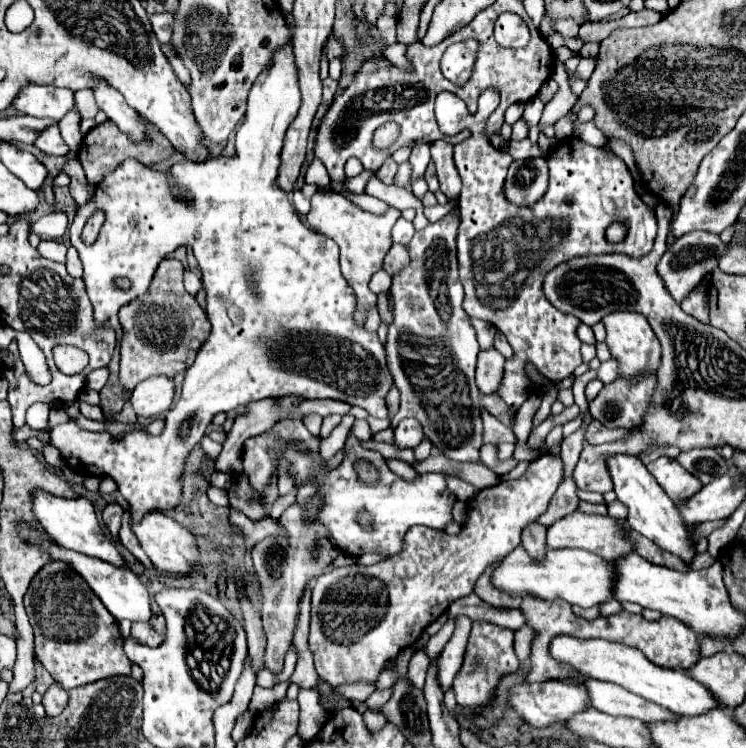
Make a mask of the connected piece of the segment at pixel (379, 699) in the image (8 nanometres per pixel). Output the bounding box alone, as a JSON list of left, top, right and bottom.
[366,689,392,709]

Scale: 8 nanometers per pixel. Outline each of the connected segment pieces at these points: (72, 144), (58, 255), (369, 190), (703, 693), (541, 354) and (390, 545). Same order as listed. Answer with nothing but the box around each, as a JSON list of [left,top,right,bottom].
[[58,110,82,152],[37,240,67,262],[366,178,422,210],[550,634,718,716],[454,112,656,412],[242,418,456,556]]

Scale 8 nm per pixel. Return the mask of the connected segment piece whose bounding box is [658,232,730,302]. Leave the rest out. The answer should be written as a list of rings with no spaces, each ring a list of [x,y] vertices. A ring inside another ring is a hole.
[[[688,232],[686,236],[680,236],[670,250],[664,252],[662,260],[658,262],[658,274],[666,280],[668,292],[674,296],[674,300],[682,302],[692,288],[718,266],[718,258],[726,254],[730,244],[722,242],[718,234],[712,232]]]

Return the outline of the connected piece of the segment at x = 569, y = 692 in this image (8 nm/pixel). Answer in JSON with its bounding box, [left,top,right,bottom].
[508,680,590,728]

